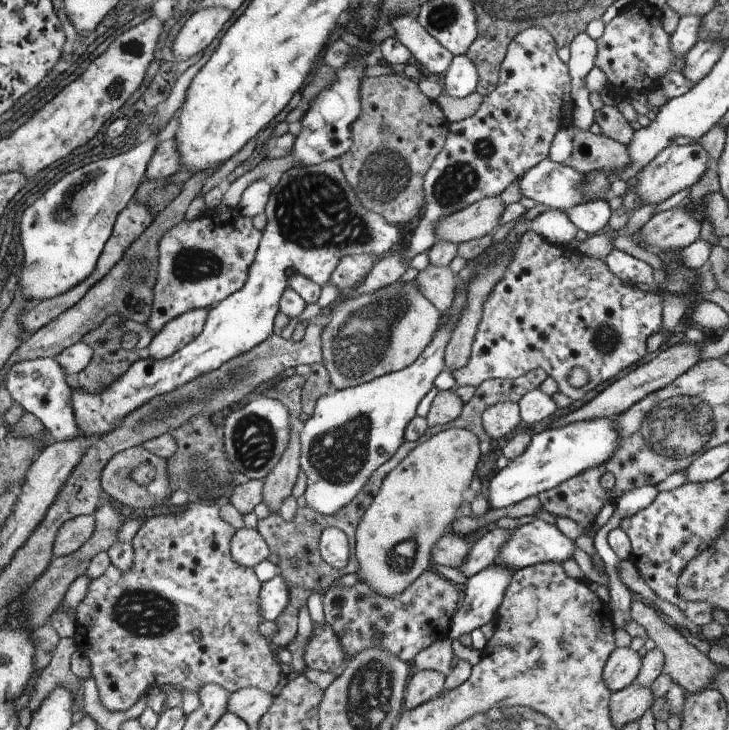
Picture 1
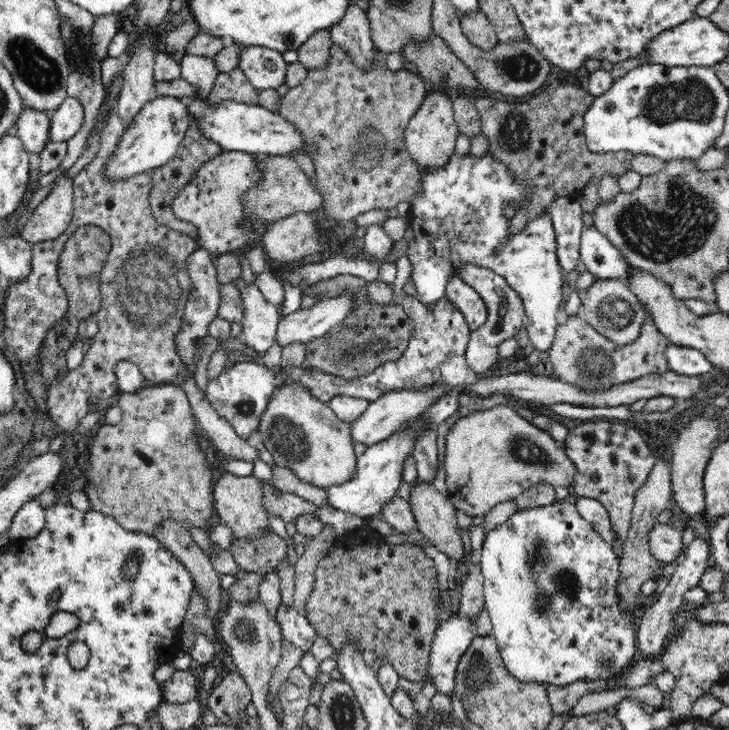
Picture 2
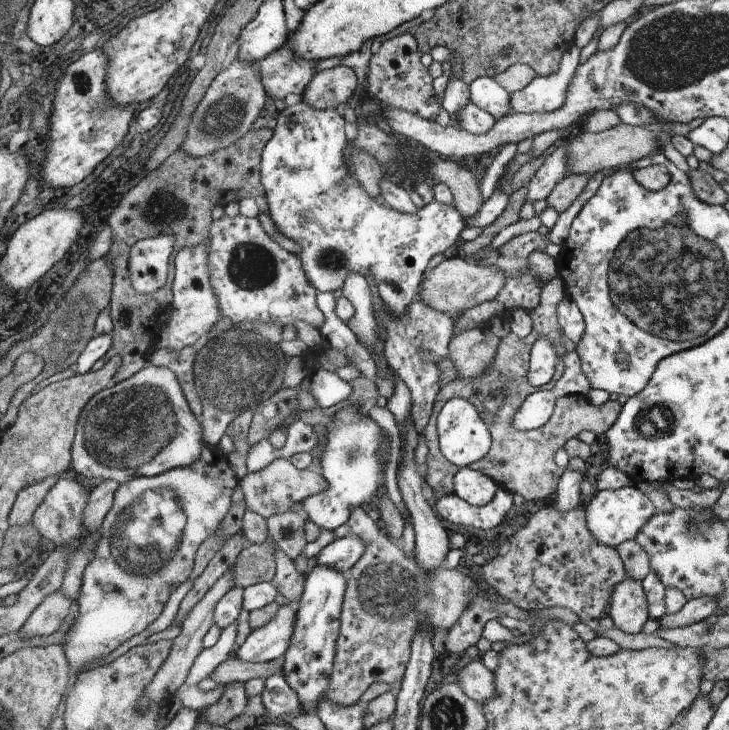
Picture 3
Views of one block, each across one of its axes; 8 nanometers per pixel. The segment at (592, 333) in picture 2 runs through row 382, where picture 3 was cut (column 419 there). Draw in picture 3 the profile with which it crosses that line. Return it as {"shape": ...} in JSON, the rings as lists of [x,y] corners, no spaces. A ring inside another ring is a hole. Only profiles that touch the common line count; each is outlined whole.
{"shape":[[[361,508],[351,512],[347,524],[353,536],[363,540],[365,550],[359,562],[345,574],[347,592],[341,610],[341,630],[335,646],[337,654],[331,684],[325,694],[327,700],[343,708],[353,706],[375,682],[401,682],[411,658],[413,636],[419,634],[423,624],[447,632],[471,604],[471,592],[481,596],[475,582],[467,576],[467,570],[447,570],[439,566],[425,574],[415,556],[407,556],[399,544],[381,536],[377,524]]]}

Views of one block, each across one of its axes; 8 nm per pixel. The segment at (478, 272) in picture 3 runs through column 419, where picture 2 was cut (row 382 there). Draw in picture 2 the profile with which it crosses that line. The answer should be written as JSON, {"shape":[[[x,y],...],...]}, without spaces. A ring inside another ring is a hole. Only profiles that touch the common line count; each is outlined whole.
{"shape":[[[290,382],[274,392],[258,424],[258,440],[272,452],[278,466],[290,468],[306,484],[328,488],[354,478],[356,456],[350,424],[340,422],[328,404],[316,400],[312,390],[300,382]]]}

